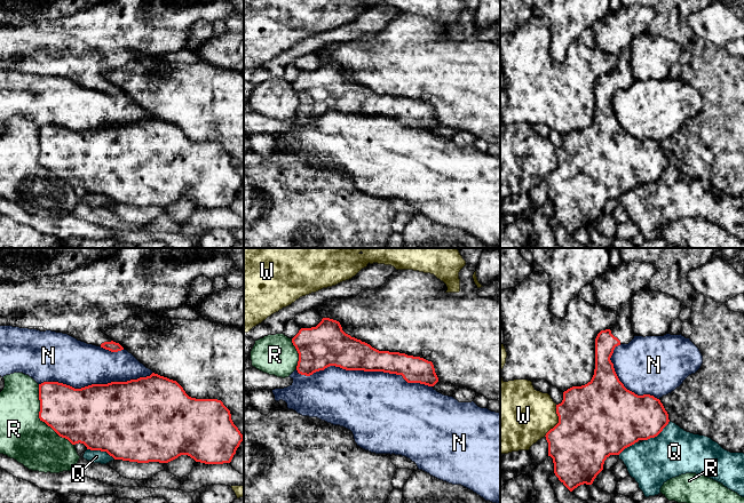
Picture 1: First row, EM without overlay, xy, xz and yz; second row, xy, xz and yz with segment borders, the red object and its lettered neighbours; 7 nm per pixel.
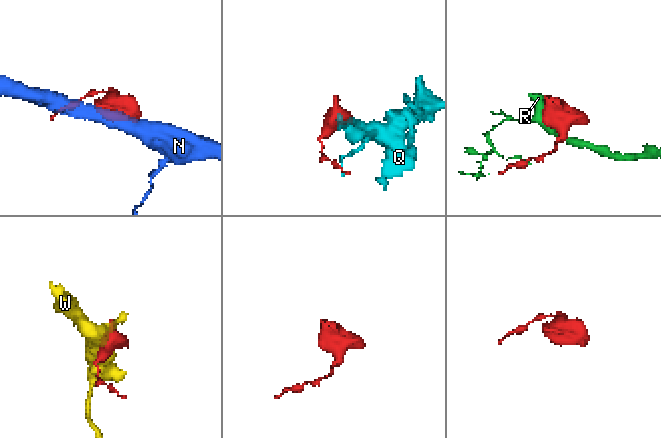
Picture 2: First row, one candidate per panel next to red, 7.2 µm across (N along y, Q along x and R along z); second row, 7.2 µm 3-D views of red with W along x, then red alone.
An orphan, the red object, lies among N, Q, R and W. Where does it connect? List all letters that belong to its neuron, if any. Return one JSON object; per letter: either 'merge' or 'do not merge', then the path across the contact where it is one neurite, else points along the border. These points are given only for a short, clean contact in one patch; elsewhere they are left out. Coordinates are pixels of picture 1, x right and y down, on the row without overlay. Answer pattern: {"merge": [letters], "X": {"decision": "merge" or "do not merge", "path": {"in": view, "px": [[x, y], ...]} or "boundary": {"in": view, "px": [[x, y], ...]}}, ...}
{"merge": [], "N": {"decision": "do not merge"}, "Q": {"decision": "do not merge"}, "R": {"decision": "do not merge"}, "W": {"decision": "do not merge"}}

